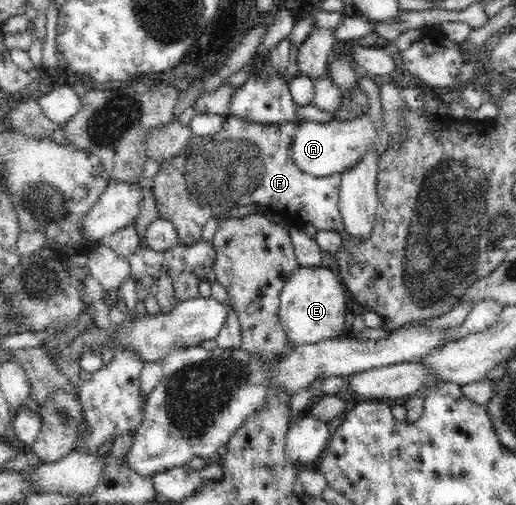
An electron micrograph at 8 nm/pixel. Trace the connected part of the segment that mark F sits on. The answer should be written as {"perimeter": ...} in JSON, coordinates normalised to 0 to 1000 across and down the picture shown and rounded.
{"perimeter":[[[436,228],[436,232],[438,240],[424,261],[419,261],[409,271],[397,273],[397,277],[393,273],[384,275],[382,271],[366,275],[362,285],[357,285],[357,291],[333,315],[312,323],[308,341],[304,341],[304,347],[297,352],[297,368],[293,368],[293,376],[300,386],[300,394],[304,394],[308,430],[335,440],[351,487],[374,487],[374,483],[391,477],[391,451],[407,432],[422,422],[446,418],[452,412],[461,412],[461,408],[481,408],[490,404],[506,404],[510,412],[527,414],[537,422],[548,420],[548,426],[554,428],[556,434],[566,434],[576,442],[599,442],[610,450],[614,457],[638,455],[657,461],[669,455],[665,453],[665,430],[661,430],[661,418],[657,418],[659,345],[638,347],[632,350],[610,350],[591,345],[591,341],[583,339],[579,331],[572,329],[572,321],[564,315],[564,285],[568,285],[568,273],[572,273],[572,261],[576,261],[578,253],[572,244],[510,246],[494,240],[475,240],[471,232],[459,232],[459,228]]]}

